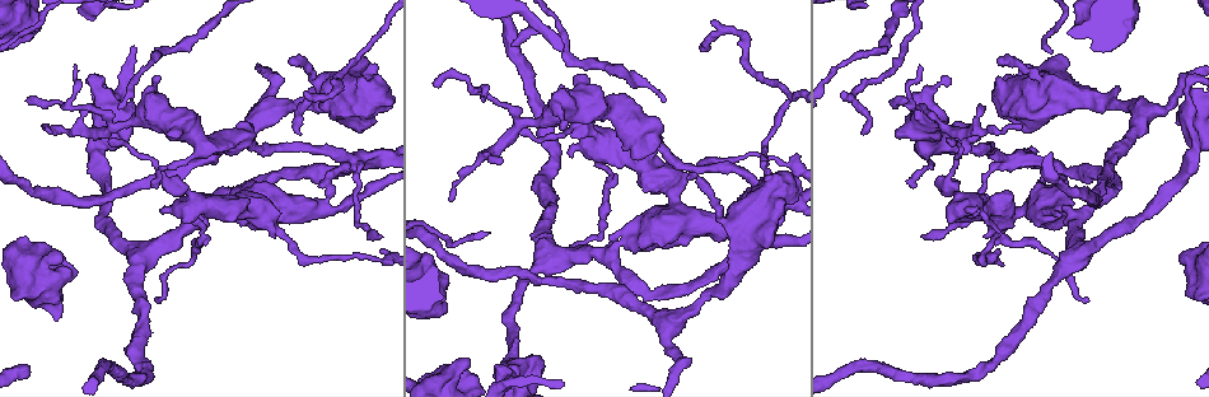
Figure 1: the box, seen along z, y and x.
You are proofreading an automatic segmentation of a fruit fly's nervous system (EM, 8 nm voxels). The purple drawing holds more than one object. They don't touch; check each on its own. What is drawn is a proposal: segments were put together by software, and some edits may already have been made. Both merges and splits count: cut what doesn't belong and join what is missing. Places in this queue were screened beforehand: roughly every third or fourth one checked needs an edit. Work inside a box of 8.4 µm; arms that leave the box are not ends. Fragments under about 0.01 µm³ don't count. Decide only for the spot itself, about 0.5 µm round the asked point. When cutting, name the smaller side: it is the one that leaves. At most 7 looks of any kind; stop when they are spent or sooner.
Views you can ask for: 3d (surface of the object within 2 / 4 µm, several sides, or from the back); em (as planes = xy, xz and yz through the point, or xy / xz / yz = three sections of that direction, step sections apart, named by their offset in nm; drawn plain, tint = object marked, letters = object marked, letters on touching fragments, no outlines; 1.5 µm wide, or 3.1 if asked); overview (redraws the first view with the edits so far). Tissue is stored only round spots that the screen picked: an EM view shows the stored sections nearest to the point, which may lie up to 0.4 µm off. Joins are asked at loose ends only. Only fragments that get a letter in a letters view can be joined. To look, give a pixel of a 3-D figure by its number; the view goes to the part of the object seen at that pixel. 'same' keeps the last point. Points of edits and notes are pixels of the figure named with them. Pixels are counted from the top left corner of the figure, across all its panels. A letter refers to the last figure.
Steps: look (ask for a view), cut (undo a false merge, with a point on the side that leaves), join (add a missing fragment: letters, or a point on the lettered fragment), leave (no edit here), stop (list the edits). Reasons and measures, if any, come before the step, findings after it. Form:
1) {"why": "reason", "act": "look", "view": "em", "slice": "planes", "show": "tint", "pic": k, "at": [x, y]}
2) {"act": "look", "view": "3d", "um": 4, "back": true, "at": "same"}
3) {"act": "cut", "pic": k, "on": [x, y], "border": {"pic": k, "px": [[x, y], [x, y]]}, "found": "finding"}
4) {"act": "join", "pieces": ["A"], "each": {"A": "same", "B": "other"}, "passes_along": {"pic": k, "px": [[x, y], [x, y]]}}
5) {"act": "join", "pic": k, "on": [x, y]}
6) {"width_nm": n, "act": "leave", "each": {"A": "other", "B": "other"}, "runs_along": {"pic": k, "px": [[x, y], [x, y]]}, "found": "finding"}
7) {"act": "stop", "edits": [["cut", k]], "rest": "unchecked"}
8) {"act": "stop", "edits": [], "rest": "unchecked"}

{"why": "an open end", "act": "look", "view": "3d", "um": 4, "pic": 1, "at": [975, 209]}

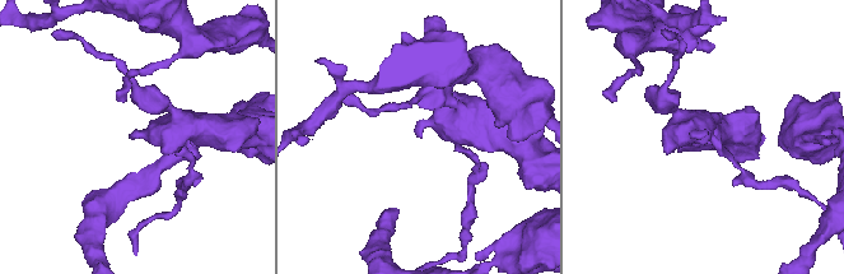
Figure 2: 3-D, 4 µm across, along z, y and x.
{"why": "shape alone is not enough", "act": "look", "view": "em", "slice": "planes", "show": "plain", "pic": 2, "at": [419, 136]}

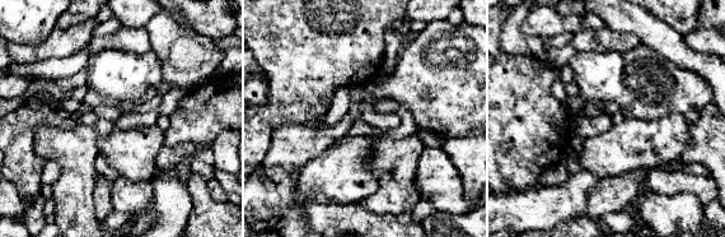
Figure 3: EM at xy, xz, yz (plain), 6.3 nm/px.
{"why": "see the neighbours", "act": "look", "view": "em", "slice": "planes", "show": "letters", "at": "same"}

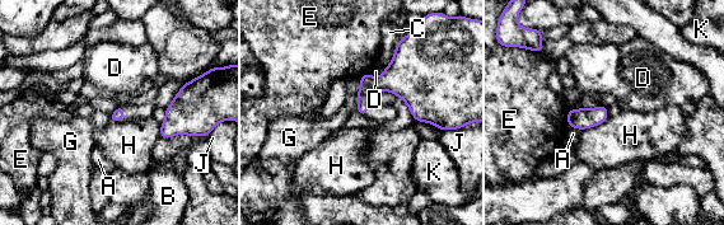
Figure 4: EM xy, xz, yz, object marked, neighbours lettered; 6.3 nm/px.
{"act": "leave", "each": {"A": "other", "B": "other", "C": "other", "D": "other", "E": "other", "G": "other", "H": "other", "J": "other", "K": "other"}, "border": {"pic": 4, "px": [[608, 116], [602, 122], [582, 130]]}, "found": "no lettered fragment goes on from it"}

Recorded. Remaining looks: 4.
{"why": "sharp bend", "act": "look", "view": "em", "slice": "xy", "step": 8, "show": "tint", "pic": 1, "at": [513, 131]}

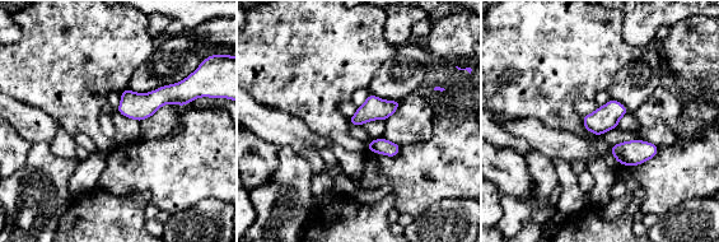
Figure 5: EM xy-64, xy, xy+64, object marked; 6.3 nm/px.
{"act": "look", "view": "em", "slice": "planes", "show": "letters", "at": "same"}

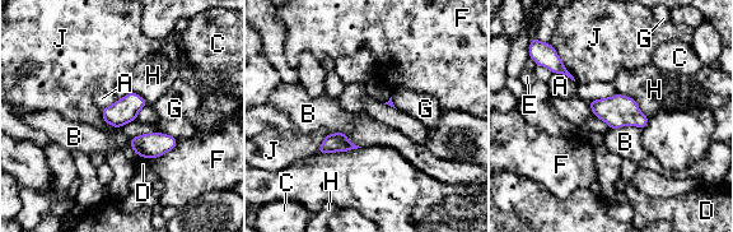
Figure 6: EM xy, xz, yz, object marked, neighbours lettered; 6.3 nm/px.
{"width_nm": 160, "act": "leave", "each": {"A": "other", "B": "other", "C": "other", "D": "other", "E": "other", "F": "other", "G": "other", "H": "other", "J": "other"}, "found": "continuous, no second neuron"}

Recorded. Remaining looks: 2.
{"why": "touches itself", "act": "look", "view": "em", "slice": "planes", "show": "letters", "pic": 1, "at": [293, 172]}

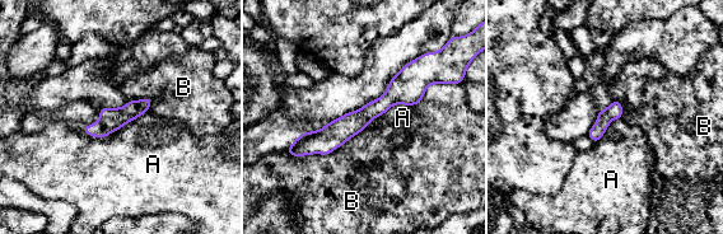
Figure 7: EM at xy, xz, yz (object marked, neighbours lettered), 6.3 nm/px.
{"width_nm": 100, "act": "leave", "each": {"A": "other", "B": "other"}, "border": {"pic": 7, "px": [[148, 110], [102, 137], [80, 129]]}, "found": "all the same neuron"}

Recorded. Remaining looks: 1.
{"act": "stop", "edits": [], "rest": "unchecked"}

